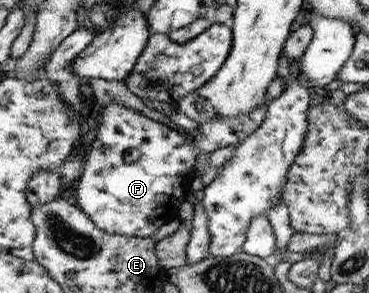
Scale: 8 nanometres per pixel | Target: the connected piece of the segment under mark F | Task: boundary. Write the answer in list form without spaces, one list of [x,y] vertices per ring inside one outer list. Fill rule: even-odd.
[[[276,77],[270,89],[267,89],[267,101],[250,113],[198,123],[195,131],[188,131],[194,135],[194,145],[190,145],[186,136],[182,137],[178,131],[172,131],[162,122],[152,120],[132,108],[120,104],[104,107],[86,171],[76,189],[77,205],[108,233],[141,238],[154,236],[158,227],[181,219],[179,207],[191,189],[198,153],[212,153],[234,146],[254,133],[267,116],[267,105],[284,93],[286,85],[288,83],[282,78]]]

